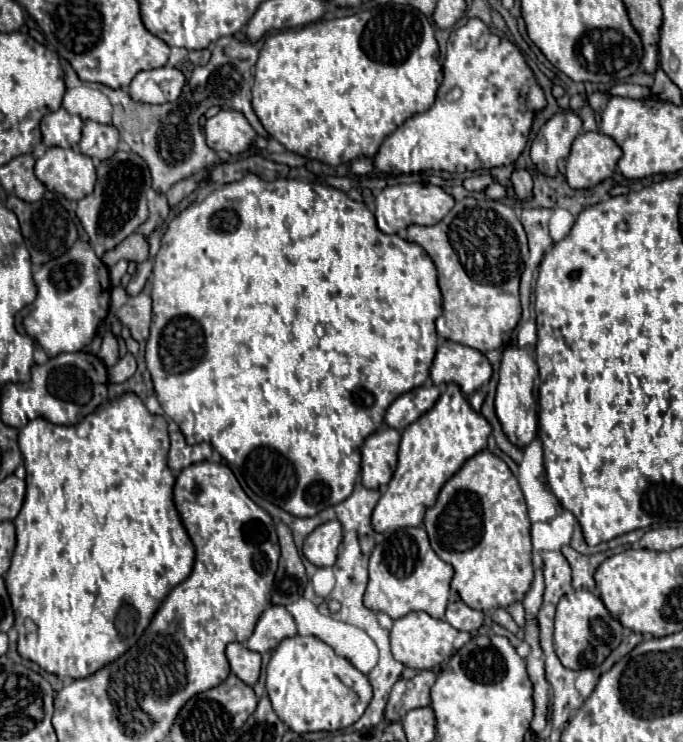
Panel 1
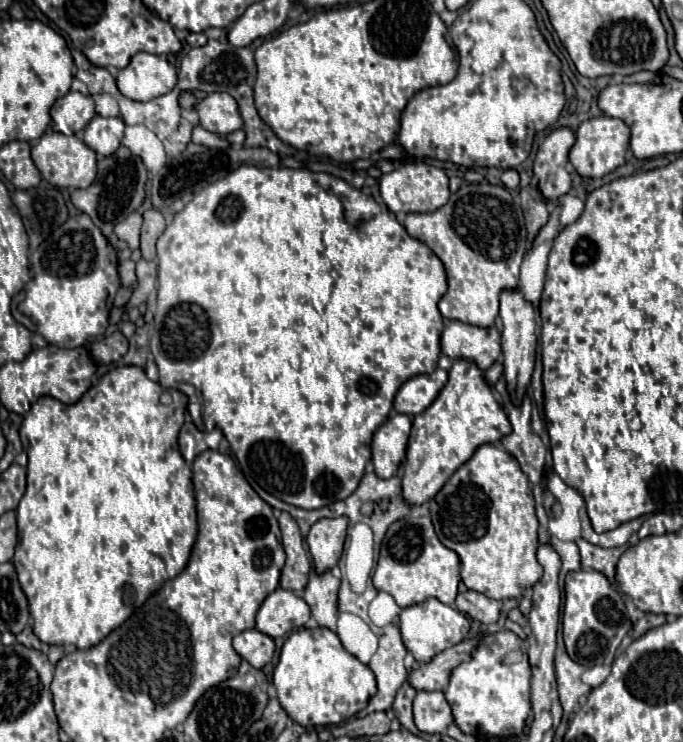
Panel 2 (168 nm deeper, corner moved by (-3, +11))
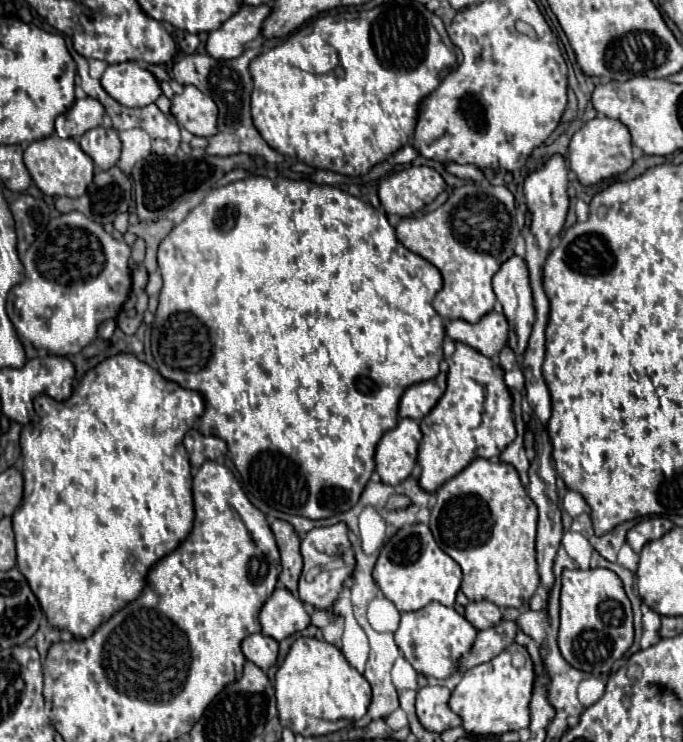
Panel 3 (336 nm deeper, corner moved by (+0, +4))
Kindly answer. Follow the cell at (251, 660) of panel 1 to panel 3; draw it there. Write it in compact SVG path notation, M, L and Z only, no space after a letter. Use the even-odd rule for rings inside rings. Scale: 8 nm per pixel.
M254 633L242 641L242 653L248 661L256 663L262 671L268 671L276 663L278 643L272 637L266 637L262 633Z

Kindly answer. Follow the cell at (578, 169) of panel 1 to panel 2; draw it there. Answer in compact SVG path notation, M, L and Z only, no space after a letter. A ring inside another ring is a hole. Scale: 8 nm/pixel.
M611 116L589 118L589 120L581 122L581 126L575 132L575 144L569 152L569 160L583 178L601 178L605 174L613 172L617 166L625 164L629 136L631 136L631 130L623 120L617 120Z

